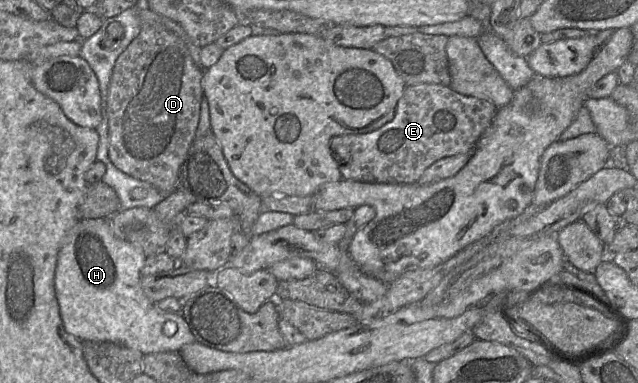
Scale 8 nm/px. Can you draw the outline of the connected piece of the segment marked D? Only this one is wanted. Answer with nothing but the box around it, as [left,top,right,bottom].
[107,24,204,197]

